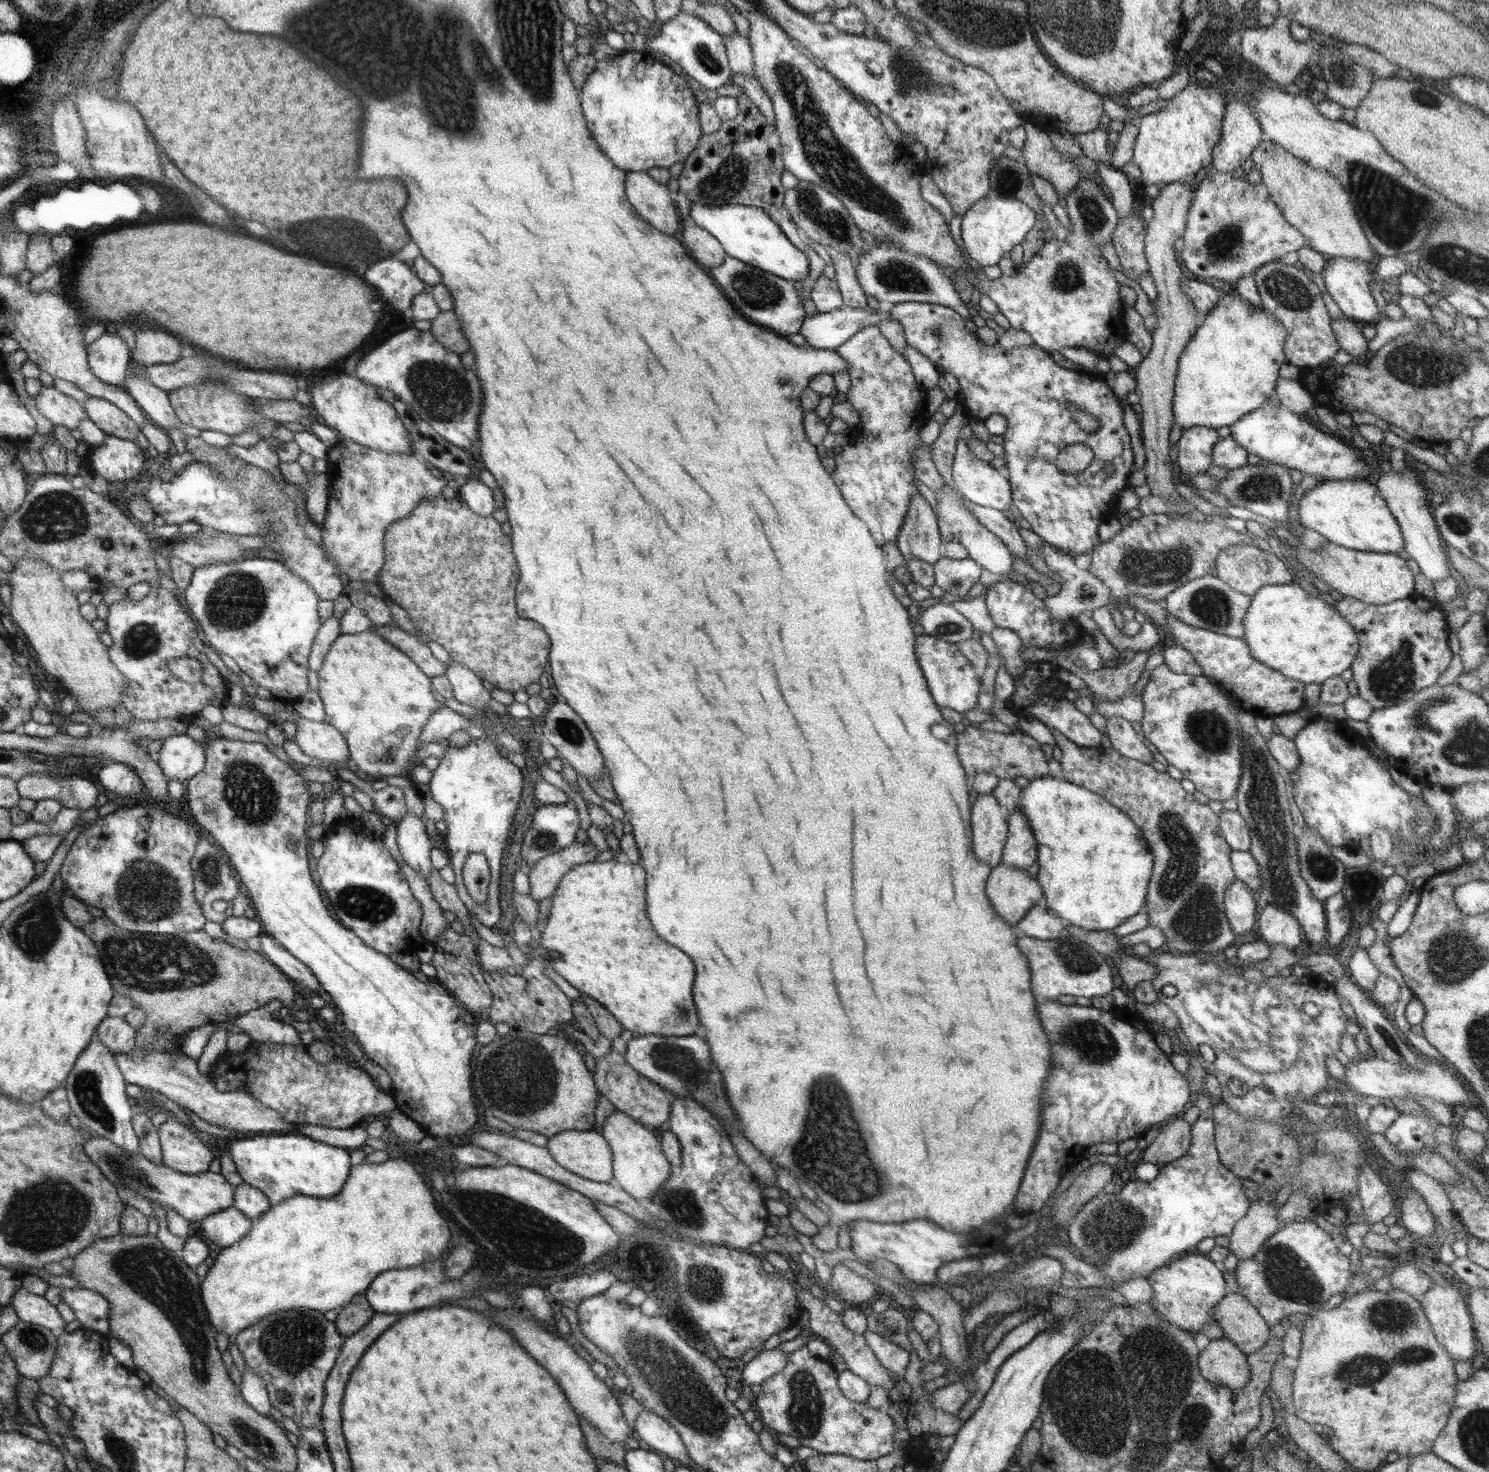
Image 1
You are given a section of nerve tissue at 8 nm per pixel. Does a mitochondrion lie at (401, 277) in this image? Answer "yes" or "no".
no

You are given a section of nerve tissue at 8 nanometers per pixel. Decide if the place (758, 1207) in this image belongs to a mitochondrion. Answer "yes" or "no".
no

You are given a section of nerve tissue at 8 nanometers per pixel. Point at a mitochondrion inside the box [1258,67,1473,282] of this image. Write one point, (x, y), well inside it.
(1395, 220)

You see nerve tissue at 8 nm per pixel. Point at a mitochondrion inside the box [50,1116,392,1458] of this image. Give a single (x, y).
(155, 1275)

